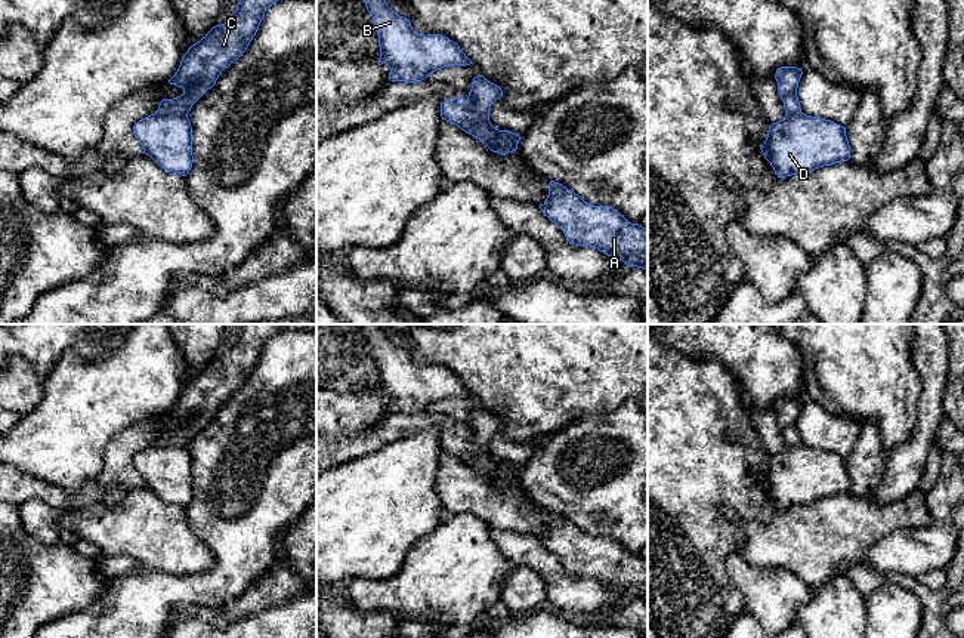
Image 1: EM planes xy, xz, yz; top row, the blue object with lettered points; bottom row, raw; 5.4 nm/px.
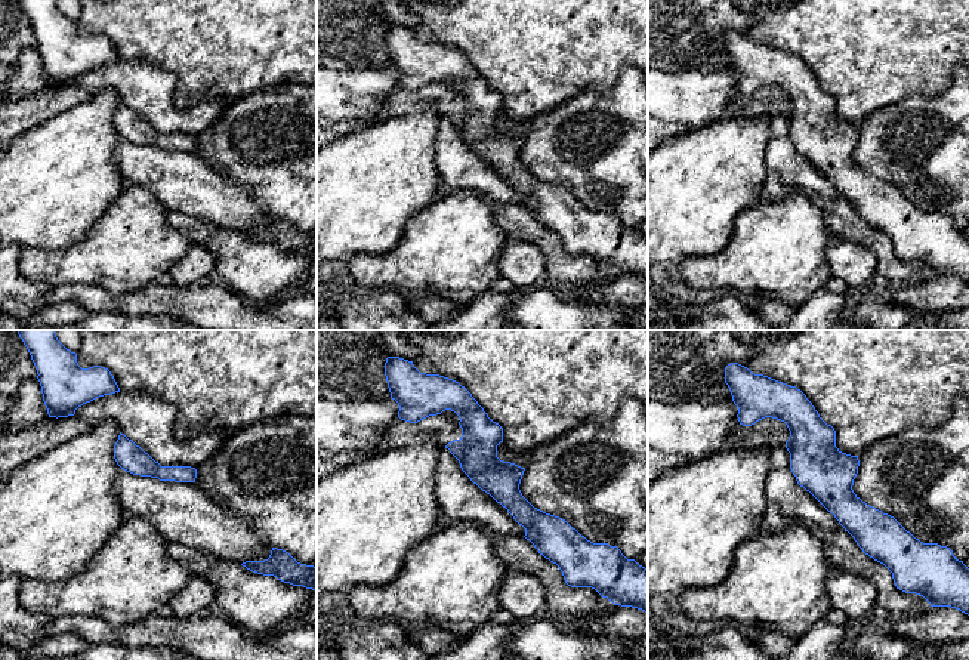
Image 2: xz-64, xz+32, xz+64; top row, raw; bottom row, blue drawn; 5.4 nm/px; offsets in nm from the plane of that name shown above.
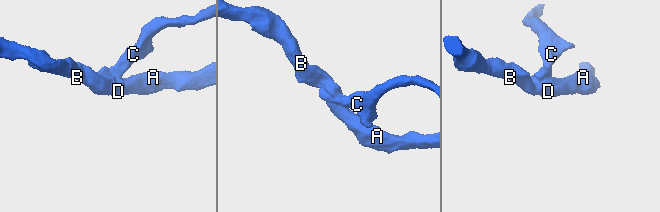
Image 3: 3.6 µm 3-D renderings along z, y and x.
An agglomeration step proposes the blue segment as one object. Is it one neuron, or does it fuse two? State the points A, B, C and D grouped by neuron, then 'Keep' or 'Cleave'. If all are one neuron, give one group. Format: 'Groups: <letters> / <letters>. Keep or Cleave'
Groups: A B D / C. Cleave

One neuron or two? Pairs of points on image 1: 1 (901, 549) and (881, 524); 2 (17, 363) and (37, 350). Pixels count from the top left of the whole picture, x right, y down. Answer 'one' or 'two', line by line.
1: two
2: two

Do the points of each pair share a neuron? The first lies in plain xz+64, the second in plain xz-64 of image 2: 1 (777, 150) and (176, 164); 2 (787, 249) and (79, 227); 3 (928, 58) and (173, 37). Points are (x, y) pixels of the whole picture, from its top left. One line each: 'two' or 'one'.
1: one
2: two
3: one

